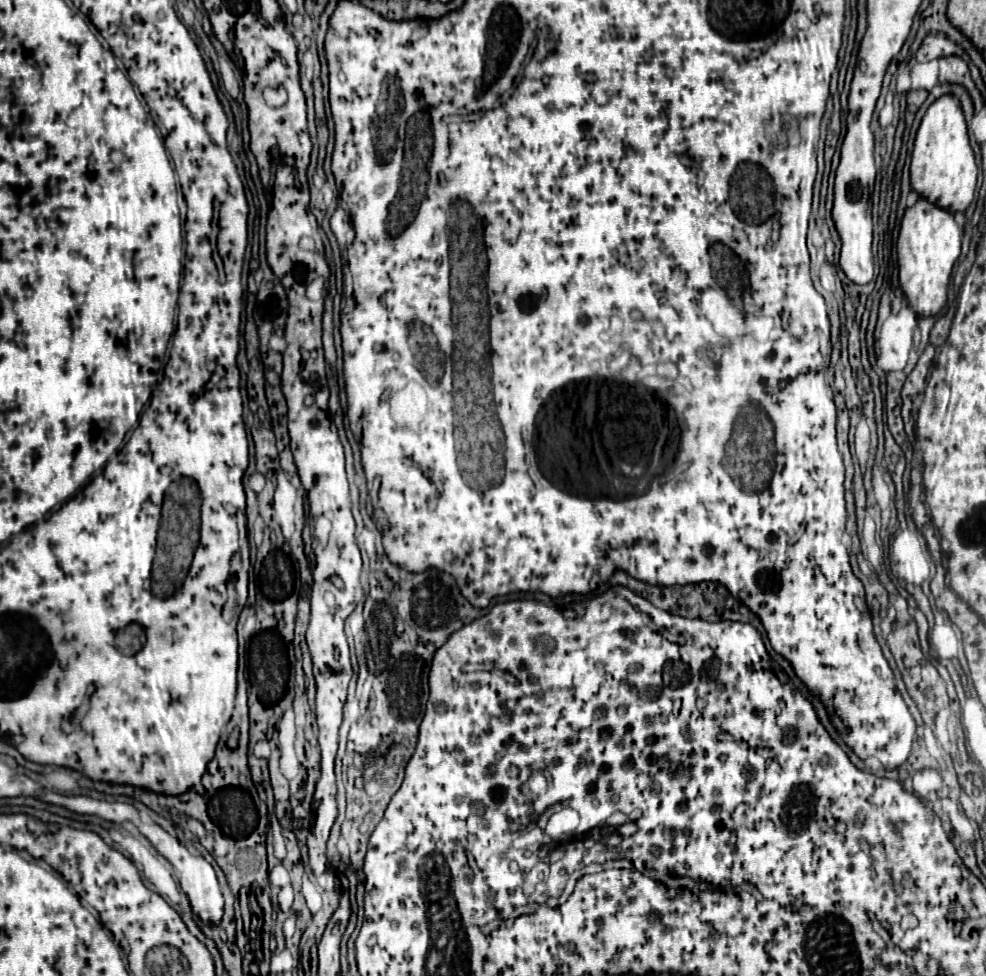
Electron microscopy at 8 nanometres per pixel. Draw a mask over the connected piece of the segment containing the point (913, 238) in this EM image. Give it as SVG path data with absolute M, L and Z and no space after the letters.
M920 198L906 210L898 236L898 276L900 288L910 308L916 308L916 316L938 314L948 298L948 282L954 262L960 256L962 228L954 222L954 216L946 210Z

